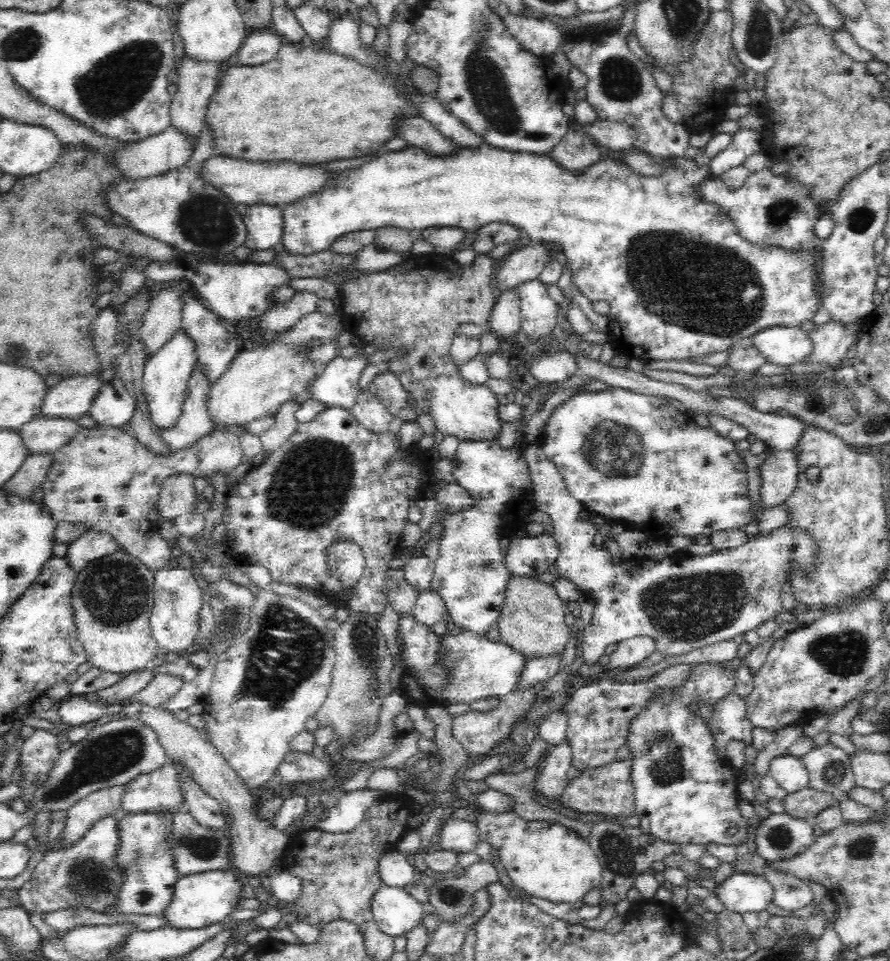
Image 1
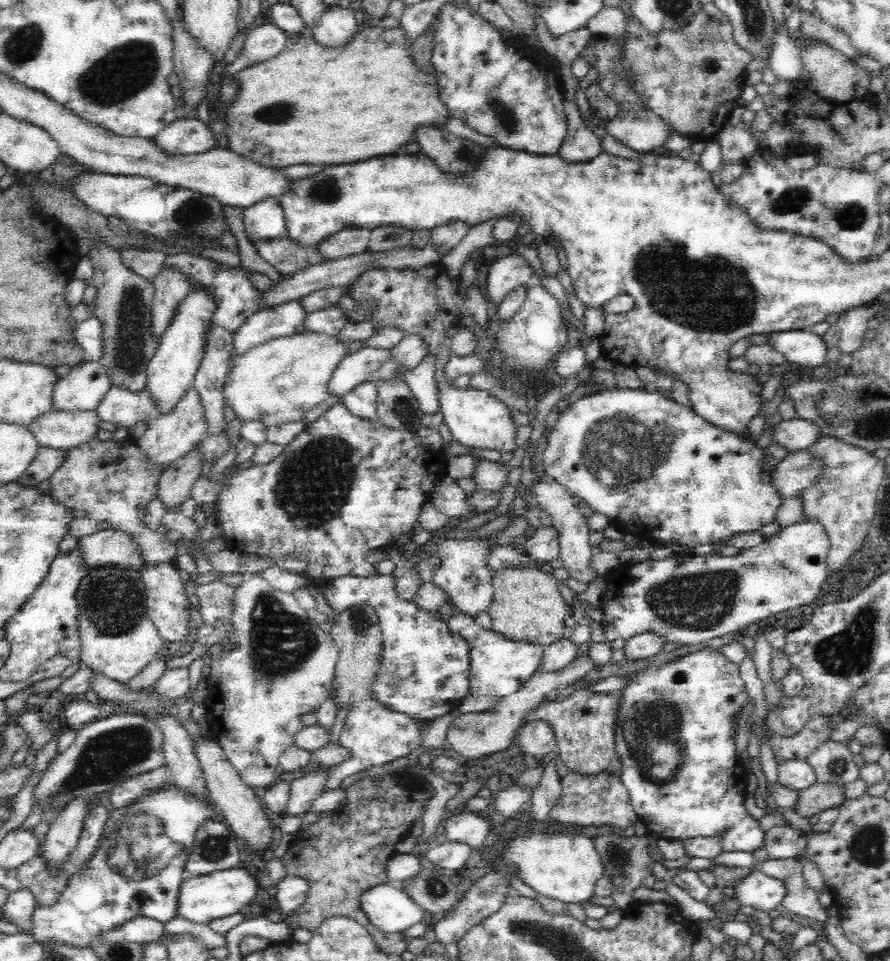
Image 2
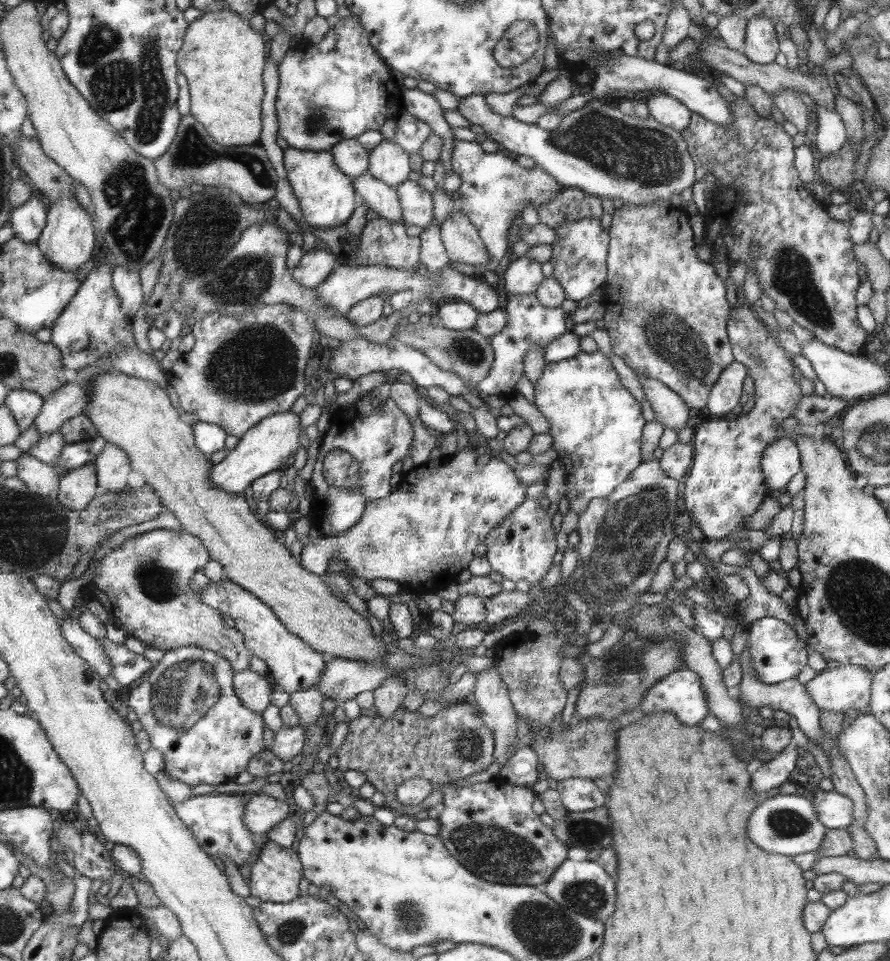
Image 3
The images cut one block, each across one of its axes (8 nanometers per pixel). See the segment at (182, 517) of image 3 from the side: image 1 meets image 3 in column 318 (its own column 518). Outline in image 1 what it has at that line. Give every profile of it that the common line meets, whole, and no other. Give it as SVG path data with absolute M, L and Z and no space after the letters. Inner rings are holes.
M510 575L505 580L504 602L501 603L496 626L501 642L526 654L528 658L558 656L564 652L573 635L572 627L564 623L566 613L565 602L558 597L552 586L542 584L532 577Z

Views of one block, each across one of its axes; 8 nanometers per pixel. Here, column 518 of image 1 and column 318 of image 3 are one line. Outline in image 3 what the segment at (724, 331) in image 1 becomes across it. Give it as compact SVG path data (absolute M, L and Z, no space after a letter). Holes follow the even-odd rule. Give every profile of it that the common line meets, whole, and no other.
M286 147L283 150L284 167L294 196L298 199L303 221L313 228L332 228L350 220L356 200L355 188L347 174L336 167L330 151L314 152Z

